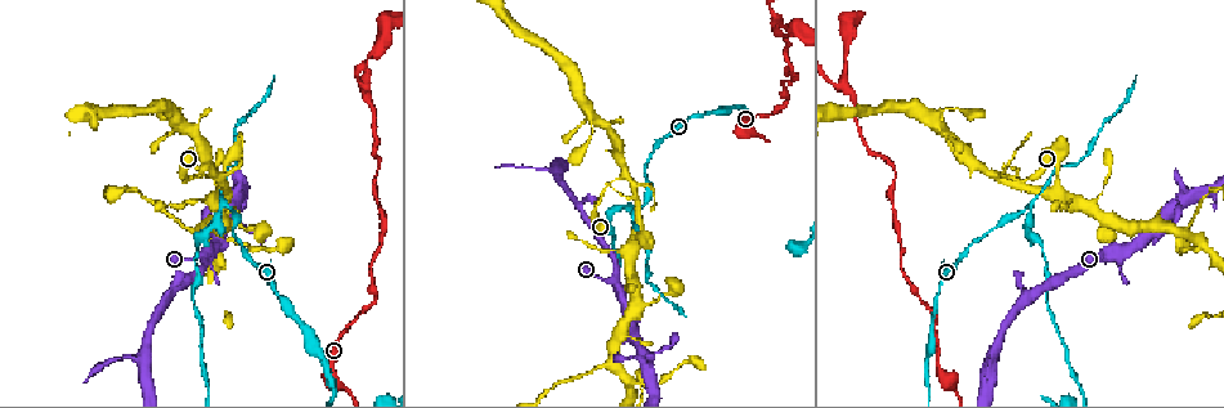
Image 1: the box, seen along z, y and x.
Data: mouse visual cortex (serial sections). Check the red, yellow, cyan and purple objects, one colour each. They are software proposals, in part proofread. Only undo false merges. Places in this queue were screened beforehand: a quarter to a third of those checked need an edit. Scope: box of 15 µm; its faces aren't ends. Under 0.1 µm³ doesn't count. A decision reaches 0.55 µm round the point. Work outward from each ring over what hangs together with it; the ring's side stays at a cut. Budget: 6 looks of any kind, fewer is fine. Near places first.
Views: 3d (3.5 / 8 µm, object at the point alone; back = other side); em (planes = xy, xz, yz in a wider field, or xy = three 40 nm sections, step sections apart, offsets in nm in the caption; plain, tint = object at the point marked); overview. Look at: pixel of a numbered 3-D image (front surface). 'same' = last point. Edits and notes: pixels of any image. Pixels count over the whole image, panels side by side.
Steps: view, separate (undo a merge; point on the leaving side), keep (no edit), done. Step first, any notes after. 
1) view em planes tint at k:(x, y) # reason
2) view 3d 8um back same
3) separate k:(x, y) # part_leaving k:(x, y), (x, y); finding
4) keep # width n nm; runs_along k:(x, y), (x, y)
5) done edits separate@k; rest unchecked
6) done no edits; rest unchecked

view 3d 3.5um at 1:(625, 176) # three-way junction

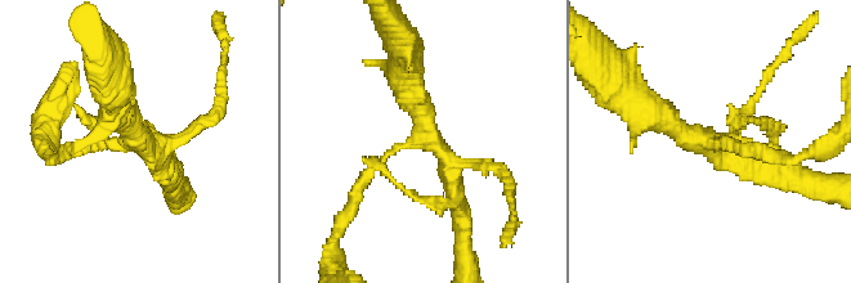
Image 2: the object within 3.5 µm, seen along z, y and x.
view em xy step 5 tint at 2:(707, 140) # shape alone is not enough

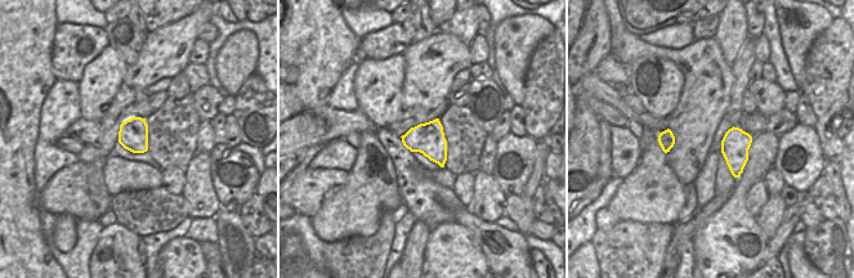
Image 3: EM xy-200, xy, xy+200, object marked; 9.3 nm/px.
keep # runs_along 2:(67, 148), (139, 140), (166, 169); continuous, no second cell

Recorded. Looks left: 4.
view 3d 8um at 1:(226, 207) # arms part here

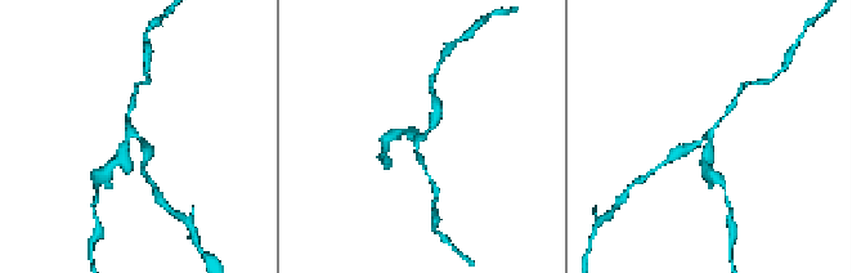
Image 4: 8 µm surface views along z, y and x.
view 3d 3.5um at 4:(132, 135)

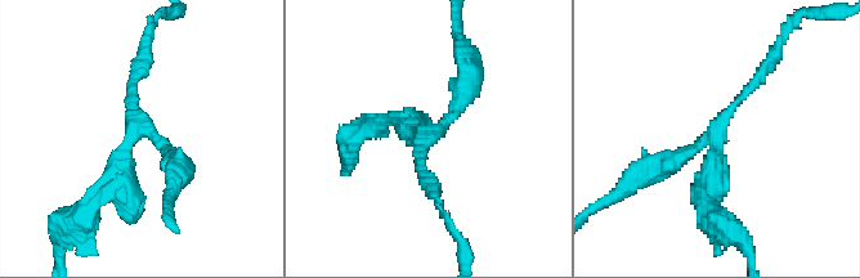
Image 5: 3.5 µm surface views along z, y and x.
view em xy step 5 tint at 5:(430, 129) # arms 3; arm_widths 150, 300, 300 nm; now the EM

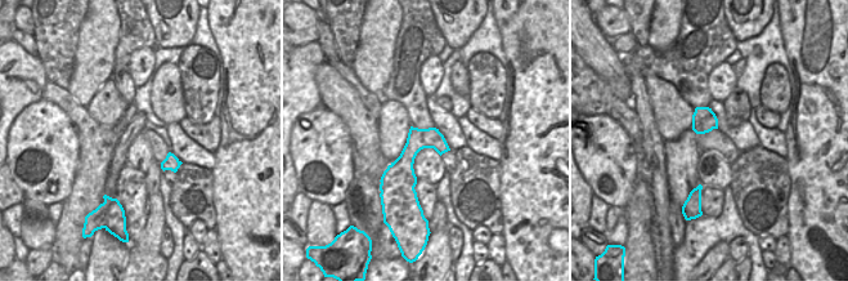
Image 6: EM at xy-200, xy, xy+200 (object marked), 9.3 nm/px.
separate 5:(79, 228) # part_leaving 5:(110, 192), (62, 224), (58, 256); a second cell is stuck on

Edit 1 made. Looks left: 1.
done edits separate@5; rest unchecked

